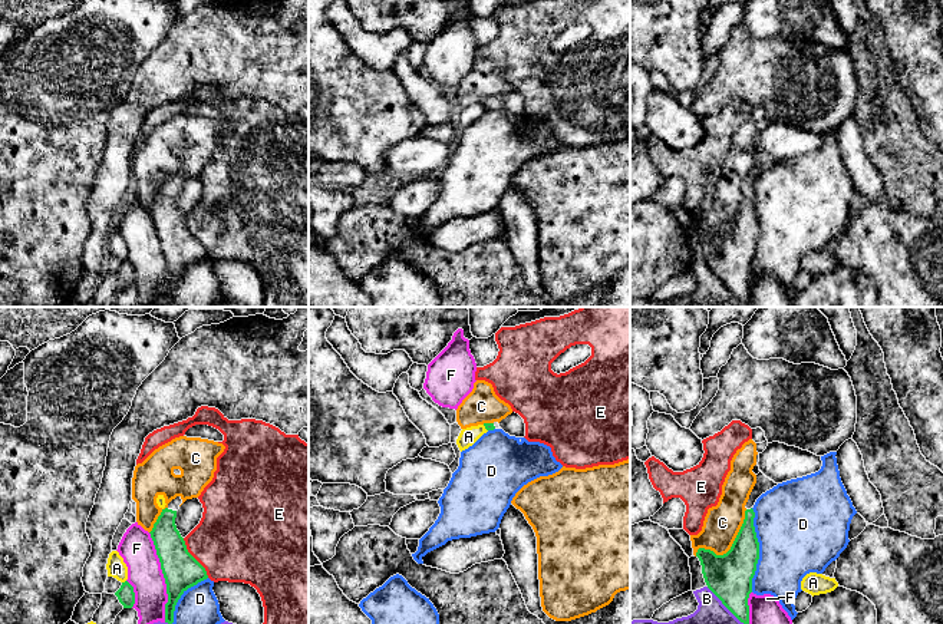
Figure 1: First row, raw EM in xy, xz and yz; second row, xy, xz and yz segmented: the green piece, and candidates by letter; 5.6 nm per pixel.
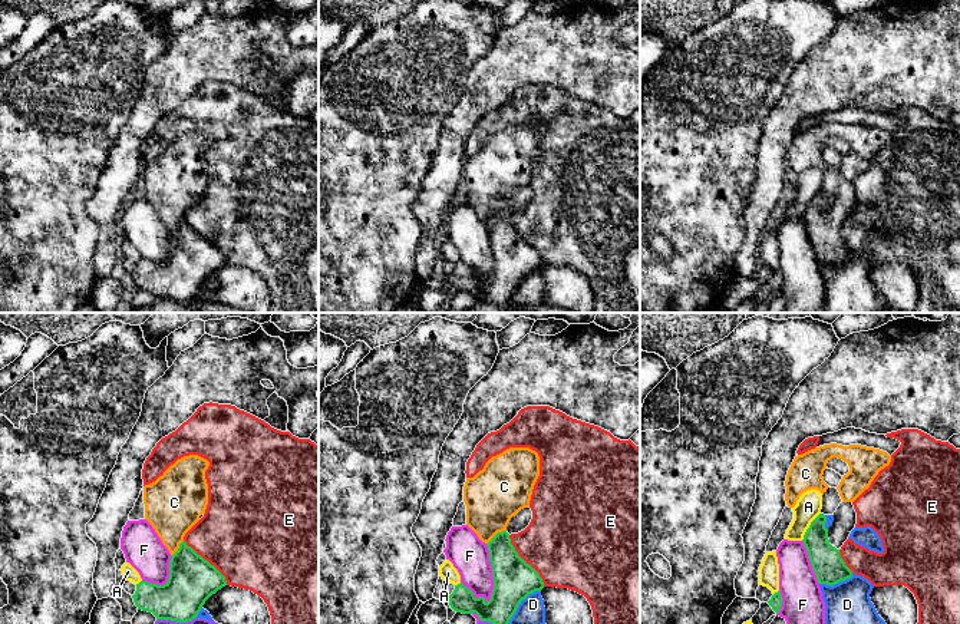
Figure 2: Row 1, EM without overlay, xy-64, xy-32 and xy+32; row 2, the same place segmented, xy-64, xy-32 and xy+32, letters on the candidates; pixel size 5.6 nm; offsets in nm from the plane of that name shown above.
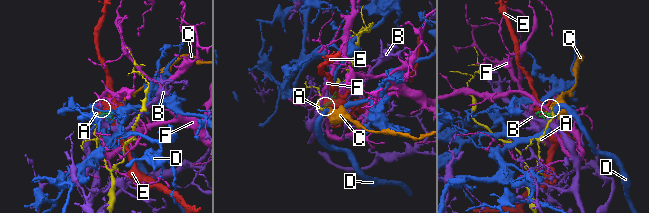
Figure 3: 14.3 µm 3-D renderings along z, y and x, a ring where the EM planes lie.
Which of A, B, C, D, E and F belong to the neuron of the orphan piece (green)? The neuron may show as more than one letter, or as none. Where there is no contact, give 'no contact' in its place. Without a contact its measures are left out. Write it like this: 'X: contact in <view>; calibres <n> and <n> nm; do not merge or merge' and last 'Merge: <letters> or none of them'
A: contact in xy; calibres 100 and 110 nm; do not merge
B: contact in yz; calibres 260 and 150 nm; do not merge
C: contact in yz; calibres 260 and 200 nm; do not merge
D: contact in yz; calibres 260 and 460 nm; do not merge
E: contact in xy; calibres 200 and 460 nm; do not merge
F: contact in xy; calibres 200 and 200 nm; do not merge
Merge: none of them

